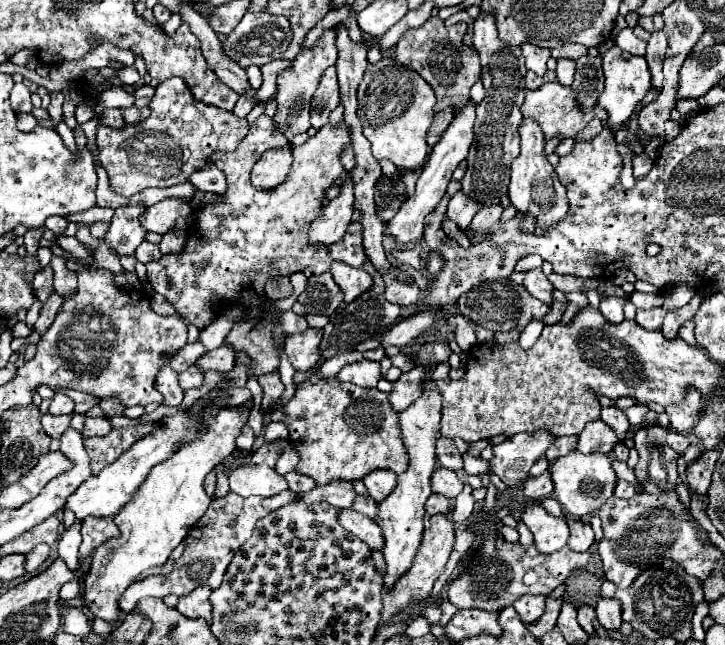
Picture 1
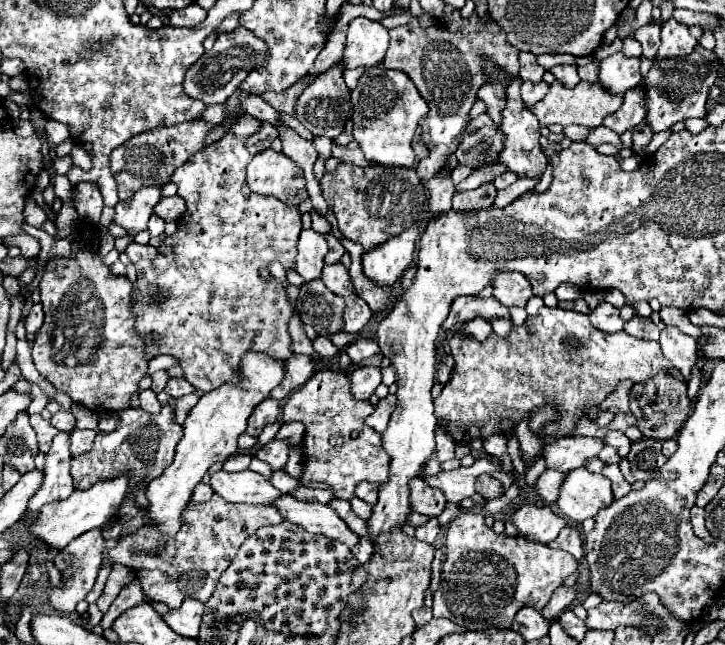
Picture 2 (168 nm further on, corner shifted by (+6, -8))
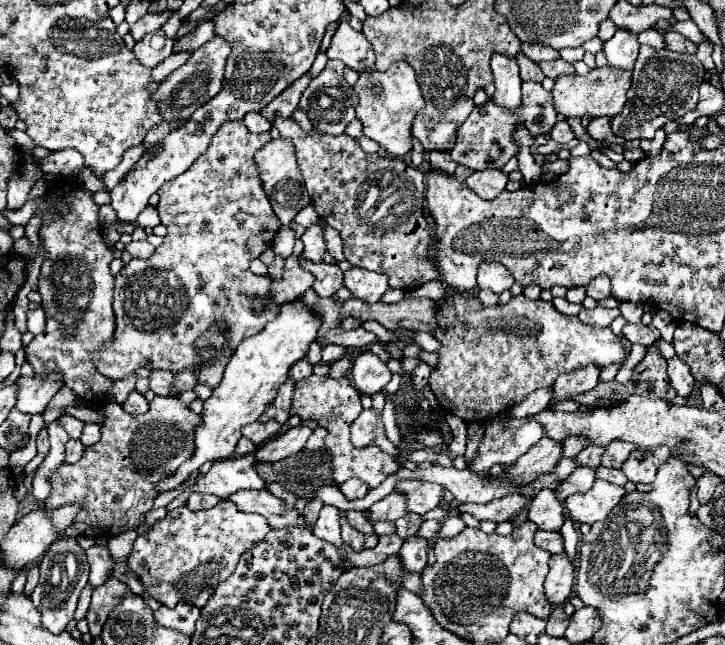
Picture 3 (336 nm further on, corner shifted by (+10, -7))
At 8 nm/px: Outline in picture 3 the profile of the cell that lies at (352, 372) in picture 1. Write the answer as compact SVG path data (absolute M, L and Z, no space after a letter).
M366 351L352 365L352 381L362 395L372 395L384 389L390 381L390 371L374 353Z

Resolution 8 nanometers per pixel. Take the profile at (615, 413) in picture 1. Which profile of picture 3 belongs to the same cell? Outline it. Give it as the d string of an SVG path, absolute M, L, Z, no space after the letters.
M616 439L614 443L610 443L610 447L606 447L606 451L602 455L602 465L604 467L618 467L620 469L632 451L634 451L632 443Z

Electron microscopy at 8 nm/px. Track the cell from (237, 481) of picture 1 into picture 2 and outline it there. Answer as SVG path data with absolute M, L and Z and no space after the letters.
M252 470L214 472L210 486L218 496L236 504L270 504L280 496L280 492L264 476Z

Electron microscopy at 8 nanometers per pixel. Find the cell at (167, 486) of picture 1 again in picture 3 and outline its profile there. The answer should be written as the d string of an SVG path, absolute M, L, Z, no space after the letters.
M296 299L294 303L284 303L280 307L280 315L268 323L260 333L256 333L254 337L244 339L230 363L224 369L224 377L222 383L218 385L218 389L212 391L212 395L204 401L204 409L202 409L202 423L194 429L194 453L188 461L184 461L174 475L162 479L162 483L158 483L156 491L158 493L166 493L172 489L180 489L184 491L188 487L188 479L194 471L198 471L206 461L220 461L226 457L234 455L236 443L242 437L240 429L246 423L254 423L266 409L266 405L270 405L278 393L278 387L286 381L288 377L288 369L300 361L302 357L306 357L308 353L308 345L316 339L316 331L320 327L318 319L314 319L316 315L310 313L308 307L304 307L300 303L300 299Z

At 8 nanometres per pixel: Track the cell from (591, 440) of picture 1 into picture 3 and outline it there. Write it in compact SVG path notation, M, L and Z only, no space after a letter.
M542 437L530 451L526 451L514 465L506 469L502 479L514 479L518 485L526 485L540 475L554 473L558 461L562 459L562 443L554 443L554 439Z

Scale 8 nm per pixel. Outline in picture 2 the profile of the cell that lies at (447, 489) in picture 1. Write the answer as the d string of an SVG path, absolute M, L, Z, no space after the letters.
M420 476L410 480L410 508L418 514L440 516L446 508L446 500L442 500L442 492L434 492Z

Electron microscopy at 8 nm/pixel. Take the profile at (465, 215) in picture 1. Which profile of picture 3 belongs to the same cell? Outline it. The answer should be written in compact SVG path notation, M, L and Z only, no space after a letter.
M492 169L492 171L476 171L472 173L466 181L466 187L470 187L478 197L492 201L494 197L498 197L506 183L508 183L508 175L502 173L500 169Z

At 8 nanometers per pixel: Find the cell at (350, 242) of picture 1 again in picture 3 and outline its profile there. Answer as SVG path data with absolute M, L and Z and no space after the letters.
M310 225L306 229L306 233L302 235L302 243L304 243L302 255L314 263L322 263L322 257L326 253L326 243L322 239L322 229L318 225Z

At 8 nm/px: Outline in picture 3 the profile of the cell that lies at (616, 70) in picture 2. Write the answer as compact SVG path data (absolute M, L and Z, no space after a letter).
M618 29L616 35L604 43L604 49L608 65L624 69L624 71L632 71L634 69L634 61L638 57L638 41L636 35Z

